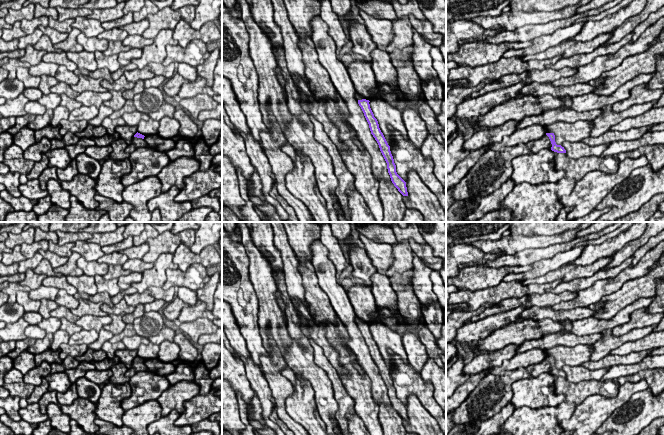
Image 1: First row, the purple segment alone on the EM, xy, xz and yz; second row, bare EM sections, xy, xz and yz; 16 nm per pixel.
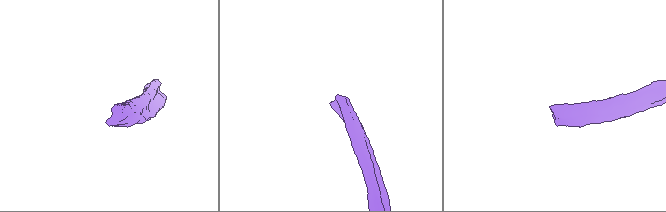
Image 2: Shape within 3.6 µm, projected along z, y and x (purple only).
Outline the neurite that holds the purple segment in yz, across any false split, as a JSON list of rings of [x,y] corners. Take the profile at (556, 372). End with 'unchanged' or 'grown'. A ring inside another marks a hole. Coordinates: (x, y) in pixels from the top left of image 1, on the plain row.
[[[546,357],[542,362],[530,365],[526,369],[531,377],[537,377],[542,373],[551,373],[557,377],[566,377],[564,371],[556,368],[554,357]]] | grown

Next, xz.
[[[356,316],[356,323],[369,348],[371,358],[377,365],[380,375],[387,387],[387,393],[392,407],[403,420],[408,420],[406,406],[396,396],[396,389],[394,387],[394,383],[390,375],[390,370],[388,369],[383,357],[379,352],[377,343],[374,341],[374,338],[370,332],[369,328],[370,325],[366,324],[363,320],[361,320],[357,316]]] | grown

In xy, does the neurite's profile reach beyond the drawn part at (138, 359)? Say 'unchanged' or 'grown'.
grown

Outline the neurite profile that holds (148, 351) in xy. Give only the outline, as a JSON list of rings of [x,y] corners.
[[[149,342],[148,344],[141,344],[137,349],[137,356],[144,359],[157,359],[159,353],[159,345]]]

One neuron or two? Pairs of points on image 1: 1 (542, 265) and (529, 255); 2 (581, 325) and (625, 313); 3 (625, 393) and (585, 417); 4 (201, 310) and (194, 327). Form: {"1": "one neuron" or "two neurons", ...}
{"1": "two neurons", "2": "one neuron", "3": "one neuron", "4": "two neurons"}

